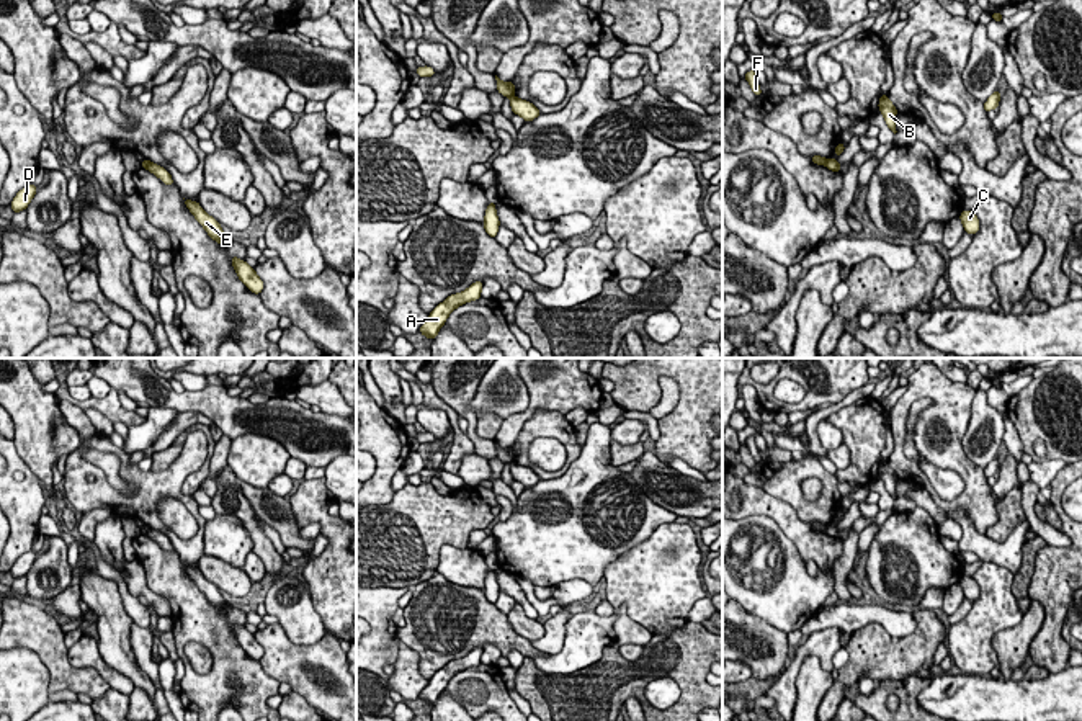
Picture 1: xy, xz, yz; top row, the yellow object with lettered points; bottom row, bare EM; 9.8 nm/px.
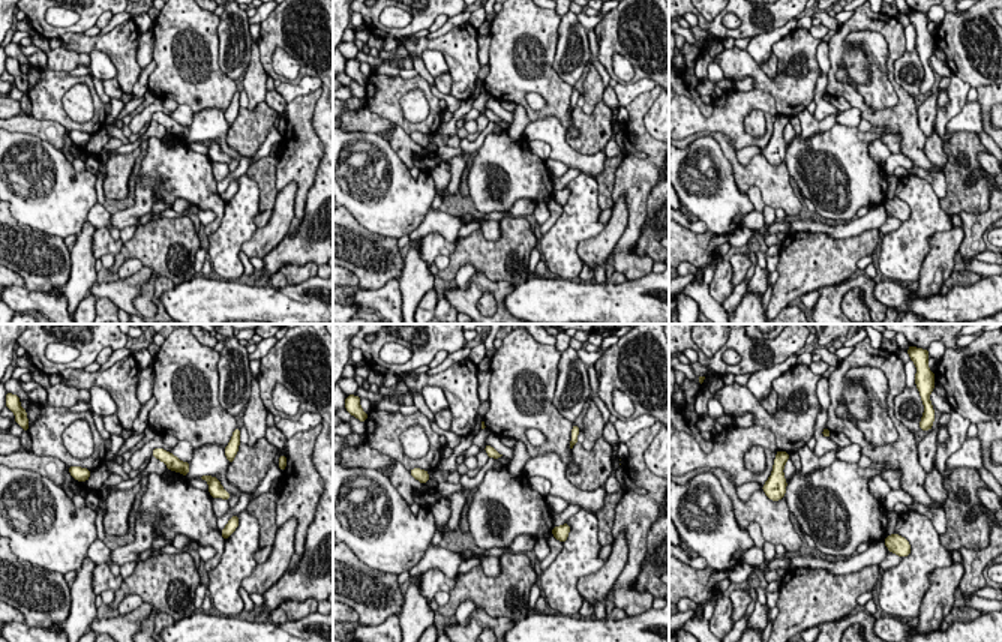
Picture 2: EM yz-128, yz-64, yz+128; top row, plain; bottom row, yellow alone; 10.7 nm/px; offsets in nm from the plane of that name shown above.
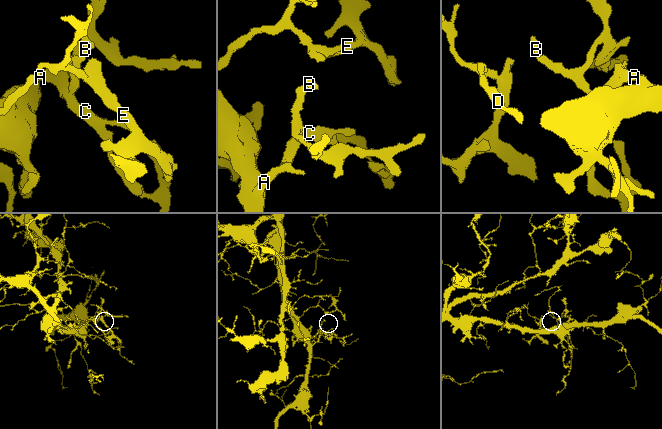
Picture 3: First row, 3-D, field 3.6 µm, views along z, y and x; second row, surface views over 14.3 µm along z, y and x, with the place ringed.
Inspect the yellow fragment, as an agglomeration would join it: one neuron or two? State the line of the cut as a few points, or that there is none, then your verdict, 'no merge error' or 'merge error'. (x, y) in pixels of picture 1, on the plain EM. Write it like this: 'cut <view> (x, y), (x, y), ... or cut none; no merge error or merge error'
cut yz (827, 525), (826, 532); merge error

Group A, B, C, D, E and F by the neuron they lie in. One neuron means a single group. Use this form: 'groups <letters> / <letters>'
groups A B C D F / E

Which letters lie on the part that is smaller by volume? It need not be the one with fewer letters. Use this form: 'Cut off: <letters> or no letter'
Cut off: E

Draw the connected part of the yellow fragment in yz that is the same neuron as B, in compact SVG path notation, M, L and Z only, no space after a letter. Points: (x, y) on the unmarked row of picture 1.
M881 461L879 463L879 471L878 471L879 477L884 482L884 487L888 490L888 494L896 500L896 481L897 476L896 472L891 469L891 466L888 464L888 461Z

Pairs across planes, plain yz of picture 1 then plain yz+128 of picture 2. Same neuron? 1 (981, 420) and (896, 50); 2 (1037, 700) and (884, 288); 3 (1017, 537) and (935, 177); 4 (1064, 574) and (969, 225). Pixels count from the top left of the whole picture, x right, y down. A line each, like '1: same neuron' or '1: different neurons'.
1: different neurons
2: same neuron
3: same neuron
4: same neuron

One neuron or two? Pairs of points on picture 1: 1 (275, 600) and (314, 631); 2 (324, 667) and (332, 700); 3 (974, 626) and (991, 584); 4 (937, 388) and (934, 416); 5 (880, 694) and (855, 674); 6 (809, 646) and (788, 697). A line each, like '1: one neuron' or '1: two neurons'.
1: one neuron
2: one neuron
3: one neuron
4: one neuron
5: two neurons
6: one neuron

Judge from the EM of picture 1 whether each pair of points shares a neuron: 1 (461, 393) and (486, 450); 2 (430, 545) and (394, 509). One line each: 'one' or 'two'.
1: one
2: one

